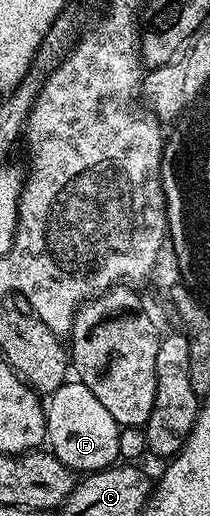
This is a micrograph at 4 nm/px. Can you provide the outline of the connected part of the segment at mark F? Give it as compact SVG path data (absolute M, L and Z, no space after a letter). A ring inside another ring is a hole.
M67 382L49 393L44 404L49 451L75 474L98 472L118 460L119 425L96 399L96 394L80 382Z

